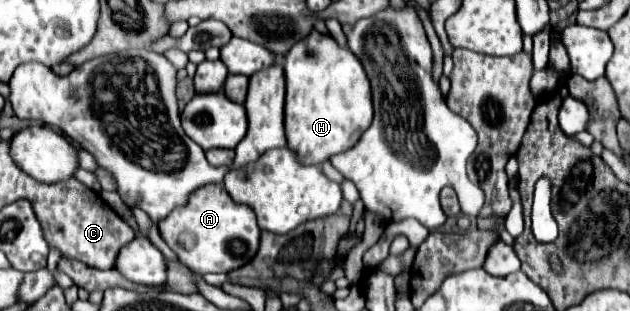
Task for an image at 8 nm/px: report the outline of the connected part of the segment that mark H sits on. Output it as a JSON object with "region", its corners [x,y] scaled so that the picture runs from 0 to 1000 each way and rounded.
{"region":[[[497,96],[484,129],[471,135],[459,174],[452,180],[452,257],[456,257],[456,309],[452,309],[452,444],[456,476],[471,495],[478,527],[513,527],[529,495],[557,476],[579,412],[586,412],[592,386],[592,334],[589,334],[589,277],[573,219],[573,199],[554,167],[554,154],[538,154],[525,116],[513,116]]]}

